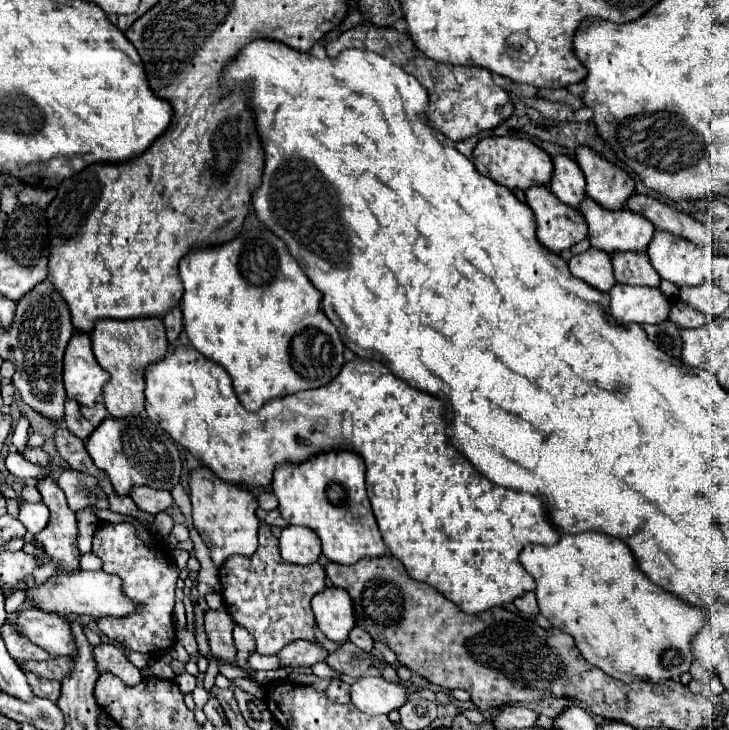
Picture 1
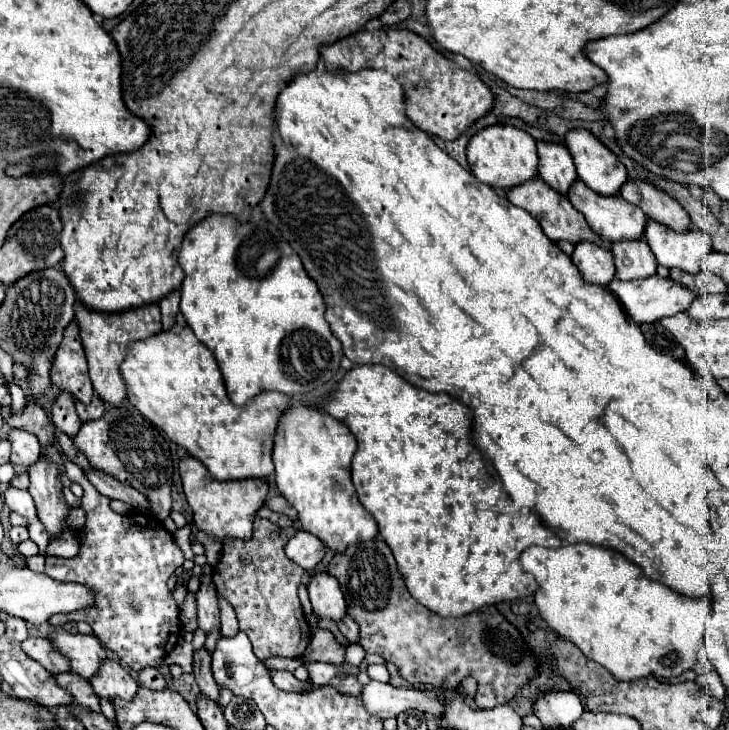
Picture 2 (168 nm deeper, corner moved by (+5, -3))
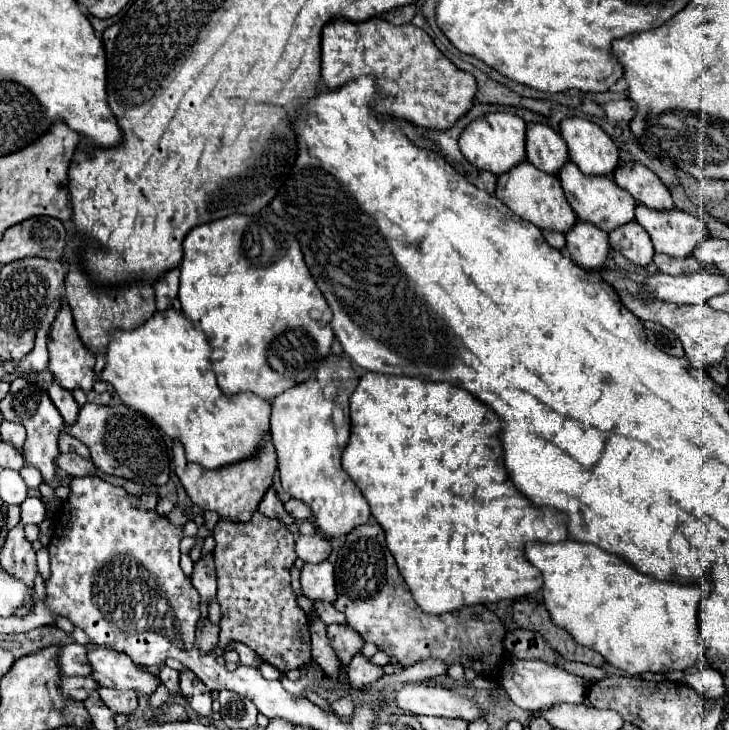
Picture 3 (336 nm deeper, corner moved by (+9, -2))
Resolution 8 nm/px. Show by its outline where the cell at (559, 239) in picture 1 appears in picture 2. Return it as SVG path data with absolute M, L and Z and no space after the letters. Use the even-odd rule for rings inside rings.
M533 177L529 179L527 183L519 185L519 187L511 187L507 191L507 199L515 205L515 207L521 207L525 209L527 213L531 213L533 217L539 217L539 225L543 229L543 233L551 239L551 241L561 241L561 239L567 239L571 243L577 243L577 241L597 241L599 243L599 237L591 231L591 227L587 225L587 221L583 219L583 215L579 211L575 211L569 203L569 199L565 195L559 195L555 189L547 187L547 183L541 179L541 177Z

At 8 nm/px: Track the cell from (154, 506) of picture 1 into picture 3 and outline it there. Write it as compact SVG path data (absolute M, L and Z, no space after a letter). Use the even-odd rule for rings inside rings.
M61 454L59 460L55 460L61 470L65 470L69 476L95 476L97 468L93 460L83 460L77 454Z

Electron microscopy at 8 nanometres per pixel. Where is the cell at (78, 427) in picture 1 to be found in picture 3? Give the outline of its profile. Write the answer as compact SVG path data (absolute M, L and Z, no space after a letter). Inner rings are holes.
M53 382L53 384L47 388L47 394L49 394L49 398L53 400L55 408L59 410L59 414L63 416L65 426L75 424L77 414L79 414L79 406L77 406L77 402L73 400L73 394L71 394L69 390L61 388L57 382Z

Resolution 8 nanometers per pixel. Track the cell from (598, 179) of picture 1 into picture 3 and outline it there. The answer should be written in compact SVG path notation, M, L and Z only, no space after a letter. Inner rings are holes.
M567 118L561 122L561 136L569 148L569 160L585 176L611 176L615 172L619 150L595 122Z

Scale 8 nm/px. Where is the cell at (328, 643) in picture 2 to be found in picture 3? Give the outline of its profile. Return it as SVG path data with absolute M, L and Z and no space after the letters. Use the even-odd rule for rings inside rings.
M331 624L327 626L327 638L331 642L331 648L335 650L337 658L341 664L347 664L365 644L357 632L351 626L341 626L341 624Z

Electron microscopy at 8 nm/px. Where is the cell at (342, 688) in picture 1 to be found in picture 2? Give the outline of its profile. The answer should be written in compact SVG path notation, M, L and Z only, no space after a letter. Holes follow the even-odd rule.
M347 675L341 683L339 683L339 693L345 693L345 695L361 695L363 691L363 685L357 681L357 675Z

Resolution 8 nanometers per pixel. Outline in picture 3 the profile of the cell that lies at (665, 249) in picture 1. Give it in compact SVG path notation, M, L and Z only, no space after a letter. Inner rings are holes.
M645 206L635 208L635 220L651 236L657 254L667 254L671 258L687 258L695 252L697 244L707 238L707 228L703 222L683 210L657 212Z

